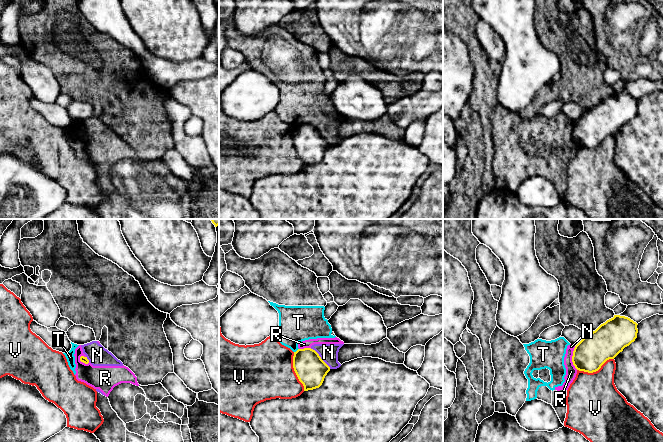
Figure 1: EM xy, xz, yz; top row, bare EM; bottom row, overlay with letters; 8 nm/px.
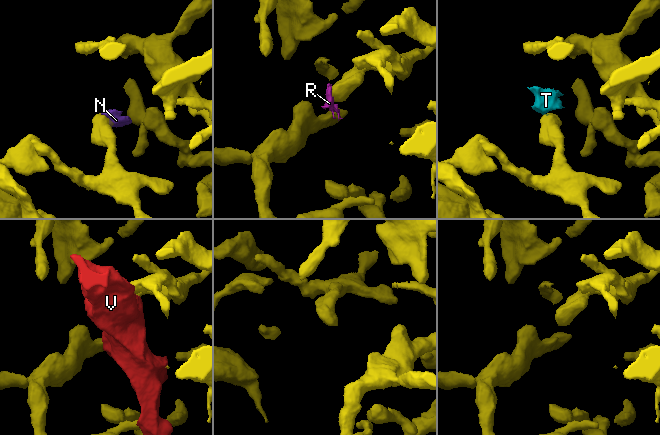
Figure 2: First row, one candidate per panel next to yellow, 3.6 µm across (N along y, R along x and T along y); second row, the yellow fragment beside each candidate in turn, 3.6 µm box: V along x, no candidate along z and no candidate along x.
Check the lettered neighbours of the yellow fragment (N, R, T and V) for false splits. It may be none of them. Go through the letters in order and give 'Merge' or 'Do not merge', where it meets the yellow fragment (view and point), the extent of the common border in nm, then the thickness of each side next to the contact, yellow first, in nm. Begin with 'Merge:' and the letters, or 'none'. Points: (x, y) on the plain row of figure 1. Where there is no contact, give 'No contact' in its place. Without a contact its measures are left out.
Merge: none
N: Do not merge. Touches yellow at xz (320, 133). Shared border 240 nm. Thickness 240 nm (yellow) against 140 nm
R: Do not merge. Touches yellow at yz (572, 134). Shared border 190 nm. Thickness 260 nm (yellow) against 90 nm
T: Do not merge. Touches yellow at xz (297, 126). Shared border 50 nm. Thickness 240 nm (yellow) against 280 nm
V: Do not merge. Touches yellow at xz (294, 146). Shared border 320 nm. Thickness 240 nm (yellow) against 460 nm

